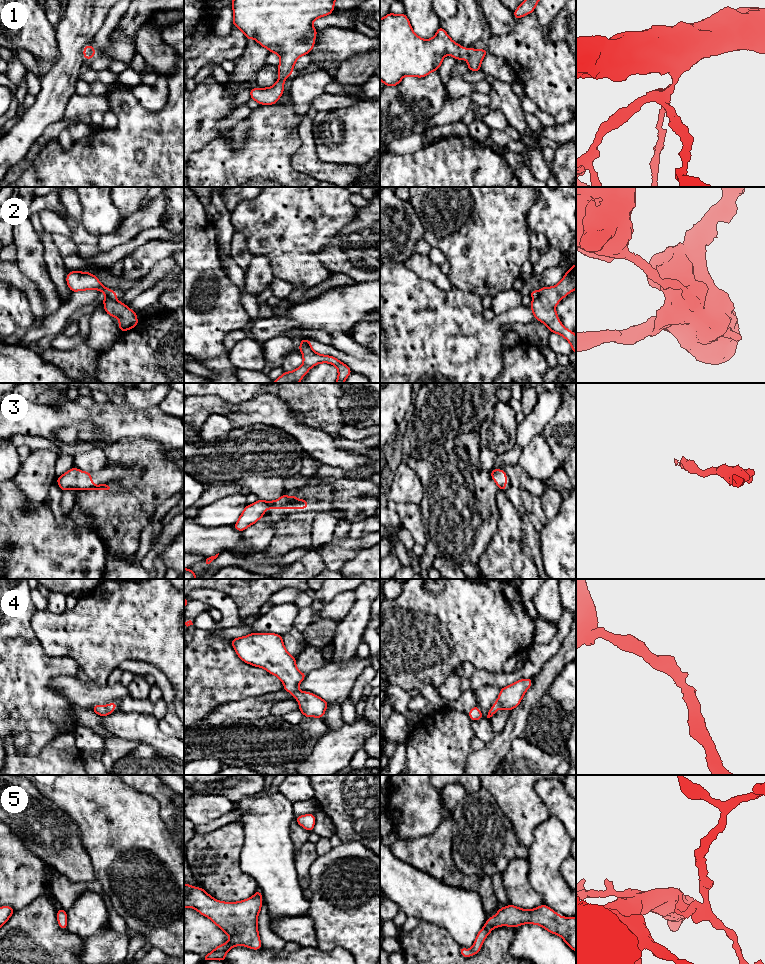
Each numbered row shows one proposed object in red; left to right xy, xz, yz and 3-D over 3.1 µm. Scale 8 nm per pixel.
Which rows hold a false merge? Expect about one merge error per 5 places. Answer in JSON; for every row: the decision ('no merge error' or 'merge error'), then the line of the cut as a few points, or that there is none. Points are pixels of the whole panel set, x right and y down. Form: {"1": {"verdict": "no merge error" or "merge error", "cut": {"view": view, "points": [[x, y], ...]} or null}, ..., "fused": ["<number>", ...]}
{"1": {"verdict": "no merge error", "cut": null}, "2": {"verdict": "merge error", "cut": {"view": "xy", "points": [[105, 296], [114, 297]]}}, "3": {"verdict": "merge error", "cut": {"view": "xz", "points": [[290, 498], [286, 503], [270, 504], [266, 508]]}}, "4": {"verdict": "no merge error", "cut": null}, "5": {"verdict": "no merge error", "cut": null}, "fused": ["2", "3"]}

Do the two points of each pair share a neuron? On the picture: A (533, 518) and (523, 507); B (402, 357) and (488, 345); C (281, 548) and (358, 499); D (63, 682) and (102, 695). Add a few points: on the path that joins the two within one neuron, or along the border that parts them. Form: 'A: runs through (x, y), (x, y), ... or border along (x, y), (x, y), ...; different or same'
A: runs through (531, 515), (526, 510); same
B: runs through (423, 354), (461, 353), (467, 349); same
C: runs through (296, 528), (319, 505), (338, 505); same
D: runs through (73, 688), (83, 694), (92, 694); same

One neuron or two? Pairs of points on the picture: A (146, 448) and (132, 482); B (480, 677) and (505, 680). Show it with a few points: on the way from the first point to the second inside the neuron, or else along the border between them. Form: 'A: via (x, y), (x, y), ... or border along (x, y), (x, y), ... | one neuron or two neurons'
A: via (146, 456), (146, 461), (139, 468), (139, 474) | one neuron
B: via (486, 678), (499, 679) | one neuron

